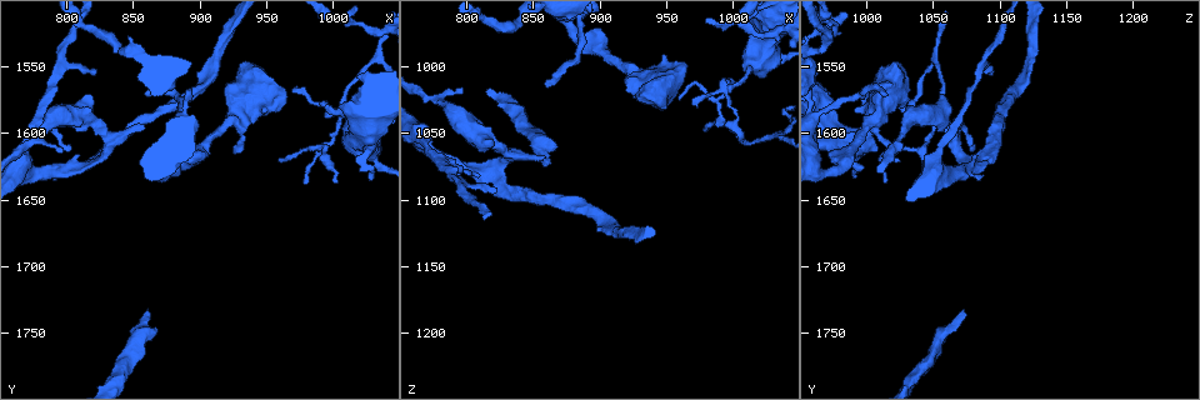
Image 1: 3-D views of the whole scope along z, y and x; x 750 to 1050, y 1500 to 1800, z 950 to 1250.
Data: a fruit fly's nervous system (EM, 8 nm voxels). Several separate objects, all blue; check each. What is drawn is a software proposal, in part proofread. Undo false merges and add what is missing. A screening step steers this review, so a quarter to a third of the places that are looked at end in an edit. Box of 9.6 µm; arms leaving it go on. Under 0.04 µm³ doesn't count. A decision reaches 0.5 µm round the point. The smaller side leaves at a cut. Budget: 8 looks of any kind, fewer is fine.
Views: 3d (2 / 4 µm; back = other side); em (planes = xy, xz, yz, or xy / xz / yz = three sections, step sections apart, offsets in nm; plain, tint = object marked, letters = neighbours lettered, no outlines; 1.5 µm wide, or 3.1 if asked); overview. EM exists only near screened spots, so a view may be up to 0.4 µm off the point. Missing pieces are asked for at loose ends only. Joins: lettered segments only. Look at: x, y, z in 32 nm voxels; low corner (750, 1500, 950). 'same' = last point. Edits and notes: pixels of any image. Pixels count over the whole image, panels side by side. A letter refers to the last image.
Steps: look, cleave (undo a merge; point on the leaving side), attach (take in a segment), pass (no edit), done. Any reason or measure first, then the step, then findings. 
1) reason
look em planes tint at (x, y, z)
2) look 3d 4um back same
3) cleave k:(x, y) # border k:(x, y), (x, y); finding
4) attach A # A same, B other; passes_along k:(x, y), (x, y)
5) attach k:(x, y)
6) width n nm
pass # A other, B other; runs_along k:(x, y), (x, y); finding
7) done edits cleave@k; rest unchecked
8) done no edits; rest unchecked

tapers out
look em xy step 4 letters at (822, 1554, 1090)

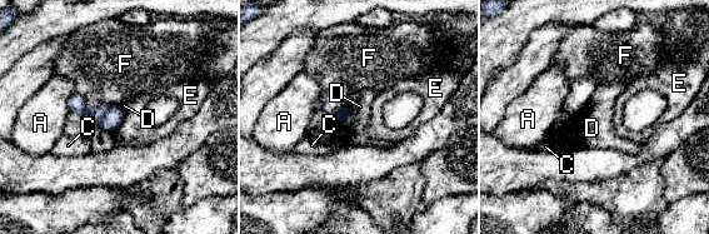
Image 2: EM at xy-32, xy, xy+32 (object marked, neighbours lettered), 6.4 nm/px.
look em planes letters same

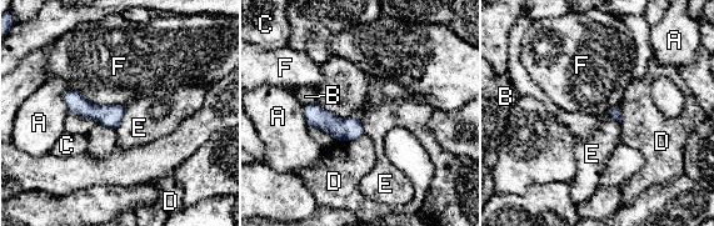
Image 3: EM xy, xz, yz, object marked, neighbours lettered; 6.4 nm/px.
pass # A other, B other, C other, D other, E other, F other; runs_along 3:(306, 109), (340, 129), (359, 131); none of them fits

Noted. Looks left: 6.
tapers out
look 3d 2um at (926, 1614, 1026)

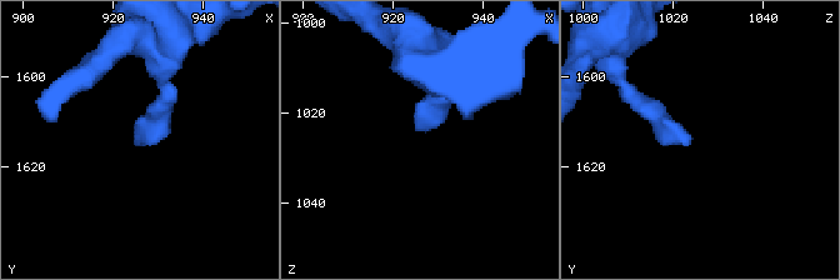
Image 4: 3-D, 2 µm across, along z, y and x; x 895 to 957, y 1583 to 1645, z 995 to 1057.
shape alone is not enough
look em planes letters at (926, 1615, 1024)

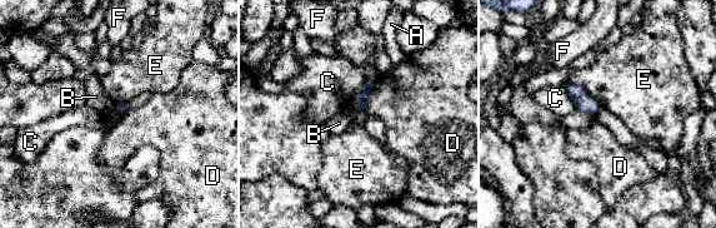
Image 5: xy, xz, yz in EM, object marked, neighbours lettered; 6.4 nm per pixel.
longest_contact E 260 nm
pass # A other, B other, C other, D other, E other, F other; no lettered segment goes on from it

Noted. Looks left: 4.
free end
look 3d 2um back at (980, 1640, 1048)

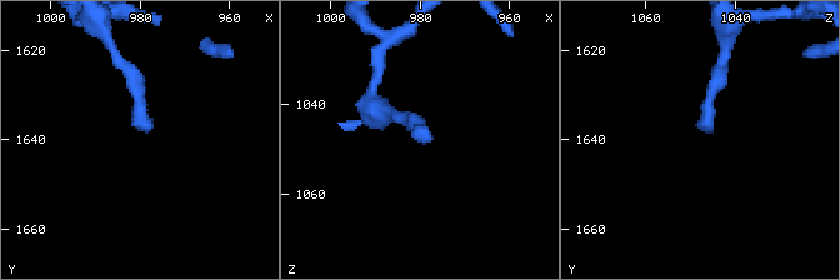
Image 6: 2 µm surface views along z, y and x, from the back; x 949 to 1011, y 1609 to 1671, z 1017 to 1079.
look em planes letters at (979, 1639, 1047)

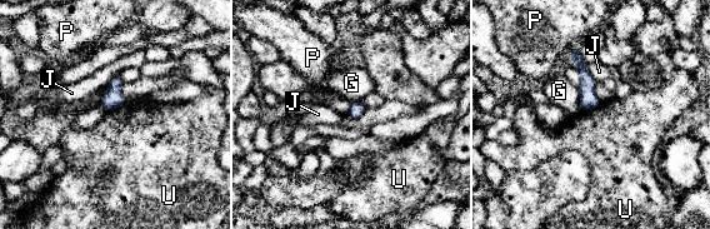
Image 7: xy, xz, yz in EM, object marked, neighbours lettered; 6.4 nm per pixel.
pass # G other, J other, P other, U other; no lettered segment goes on from it

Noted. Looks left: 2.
done no edits; rest unchecked

